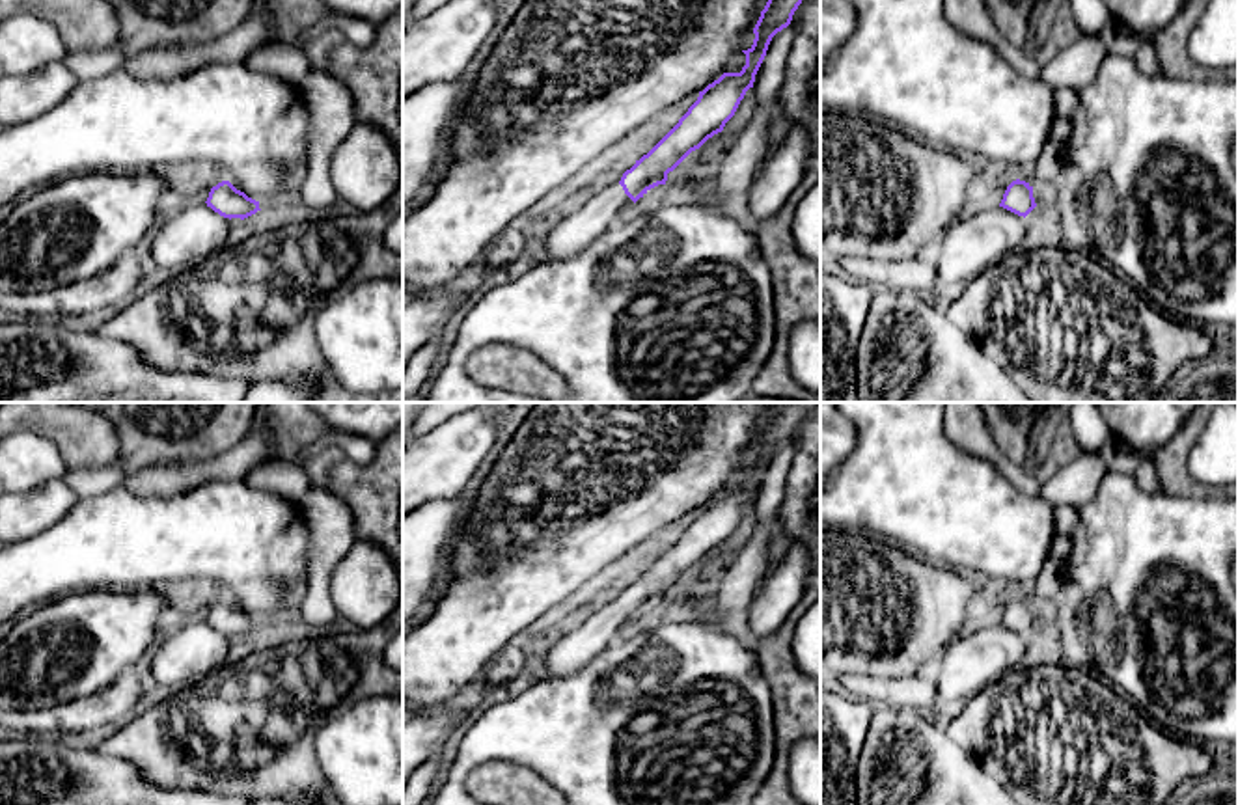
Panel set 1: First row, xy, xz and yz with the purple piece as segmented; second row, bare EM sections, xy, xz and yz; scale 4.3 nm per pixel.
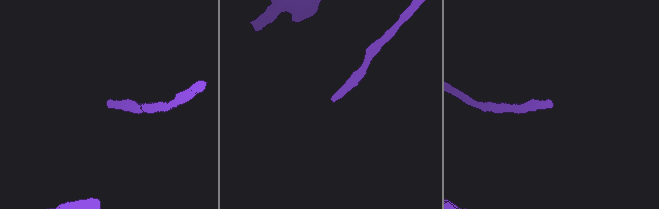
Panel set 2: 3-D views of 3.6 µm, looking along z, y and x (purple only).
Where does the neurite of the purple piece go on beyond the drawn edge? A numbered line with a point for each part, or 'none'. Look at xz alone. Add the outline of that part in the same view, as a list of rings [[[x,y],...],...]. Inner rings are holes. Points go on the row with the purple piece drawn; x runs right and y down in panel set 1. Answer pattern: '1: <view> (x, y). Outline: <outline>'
1: xz (575, 231). Outline: [[[619,183],[595,192],[595,196],[574,212],[559,212],[556,224],[539,237],[539,257],[565,261],[580,255],[598,237],[619,224],[634,201]]]

